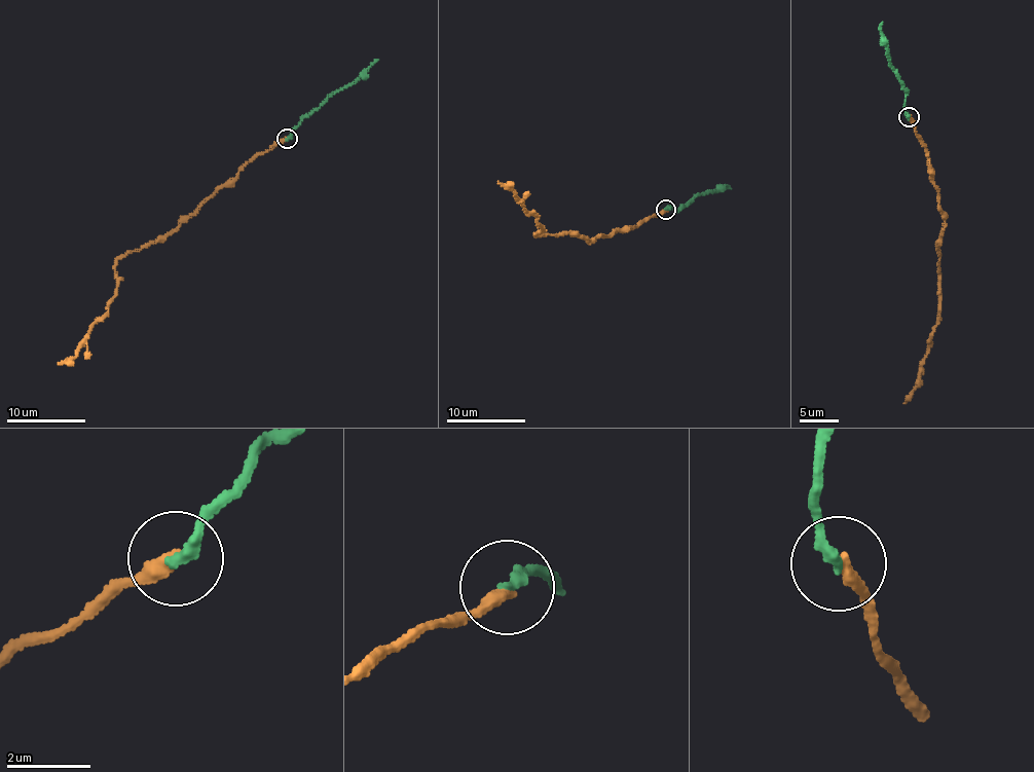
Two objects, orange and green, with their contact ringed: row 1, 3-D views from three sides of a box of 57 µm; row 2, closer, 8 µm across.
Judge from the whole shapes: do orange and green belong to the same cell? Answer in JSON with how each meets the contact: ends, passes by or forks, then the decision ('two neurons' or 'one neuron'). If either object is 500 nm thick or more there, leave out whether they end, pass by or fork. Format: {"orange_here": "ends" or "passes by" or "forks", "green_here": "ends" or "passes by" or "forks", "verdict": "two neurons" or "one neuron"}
{"orange_here": "ends", "green_here": "ends", "verdict": "one neuron"}

